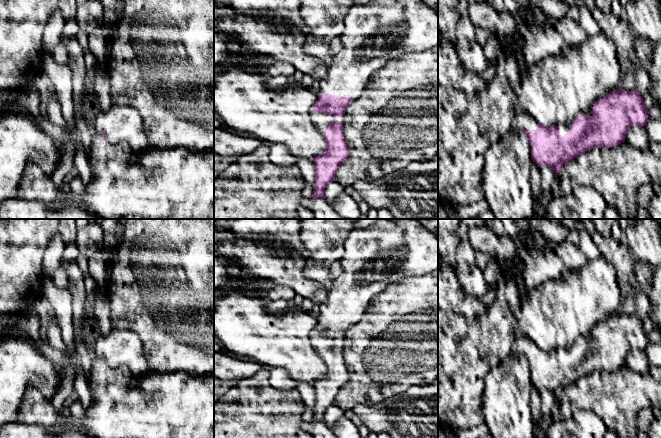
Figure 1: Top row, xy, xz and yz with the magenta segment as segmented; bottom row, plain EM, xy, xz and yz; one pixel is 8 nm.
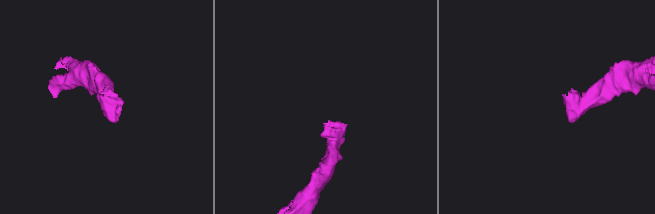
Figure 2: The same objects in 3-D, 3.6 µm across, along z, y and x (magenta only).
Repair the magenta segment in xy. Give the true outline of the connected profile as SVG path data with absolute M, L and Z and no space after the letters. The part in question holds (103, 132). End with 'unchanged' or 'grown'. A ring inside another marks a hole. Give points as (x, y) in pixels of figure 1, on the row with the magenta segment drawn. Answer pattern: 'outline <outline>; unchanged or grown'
outline M112 105L97 115L93 129L105 135L110 143L122 144L132 153L149 148L141 116L133 106Z; grown

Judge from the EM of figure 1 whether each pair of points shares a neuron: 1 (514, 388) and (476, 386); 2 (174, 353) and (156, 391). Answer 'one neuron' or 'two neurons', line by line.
1: two neurons
2: two neurons

